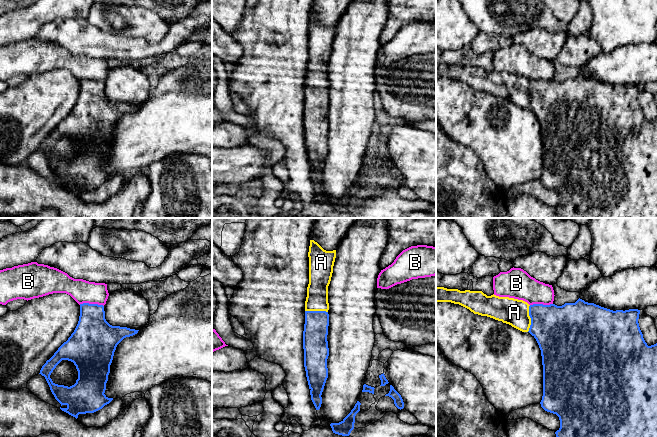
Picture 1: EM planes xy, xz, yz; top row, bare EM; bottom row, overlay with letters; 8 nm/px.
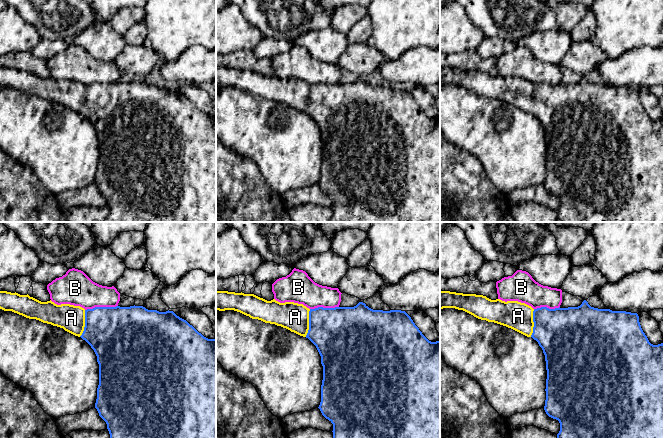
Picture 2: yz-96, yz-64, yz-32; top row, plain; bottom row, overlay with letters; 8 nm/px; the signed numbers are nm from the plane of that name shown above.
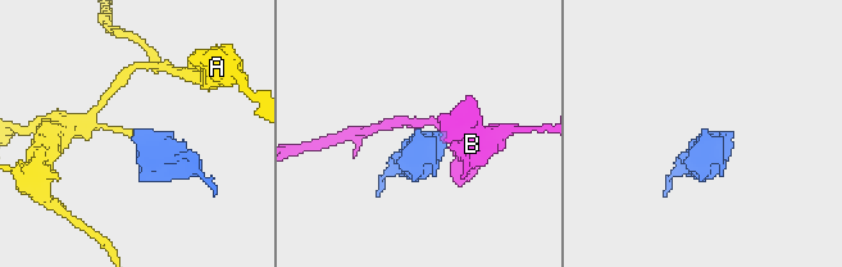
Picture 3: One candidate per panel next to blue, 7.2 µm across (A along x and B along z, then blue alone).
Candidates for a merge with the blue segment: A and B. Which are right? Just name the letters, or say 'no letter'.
A

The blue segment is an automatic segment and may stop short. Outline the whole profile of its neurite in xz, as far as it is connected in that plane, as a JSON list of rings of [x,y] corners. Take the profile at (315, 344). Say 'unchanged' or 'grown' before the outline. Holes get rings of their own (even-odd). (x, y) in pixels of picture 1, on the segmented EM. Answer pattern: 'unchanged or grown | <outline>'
grown | [[[310,240],[308,257],[309,284],[303,331],[304,367],[311,400],[316,410],[319,410],[322,404],[321,395],[328,378],[328,286],[333,273],[336,250],[326,251],[317,242]]]

